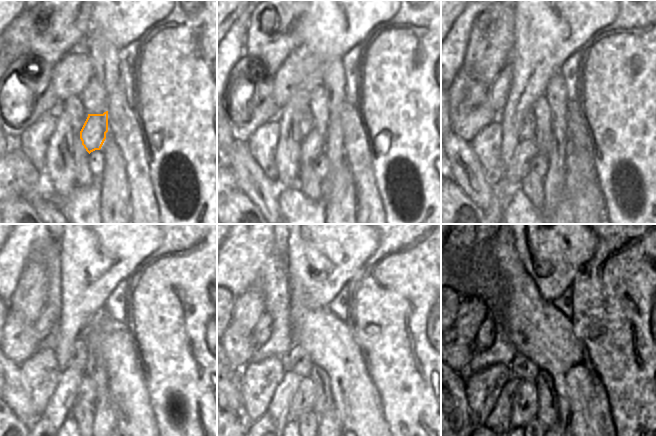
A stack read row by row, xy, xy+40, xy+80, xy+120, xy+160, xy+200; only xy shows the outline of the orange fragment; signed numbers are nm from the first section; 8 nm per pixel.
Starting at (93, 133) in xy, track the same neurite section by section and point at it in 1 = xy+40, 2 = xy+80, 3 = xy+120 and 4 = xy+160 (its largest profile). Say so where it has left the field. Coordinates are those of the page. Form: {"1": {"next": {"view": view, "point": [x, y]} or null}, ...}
{"1": {"next": {"view": "xy+40", "point": [314, 143]}}, "2": {"next": {"view": "xy+80", "point": [518, 166]}}, "3": {"next": {"view": "xy+120", "point": [60, 404]}}, "4": {"next": {"view": "xy+160", "point": [270, 427]}}}

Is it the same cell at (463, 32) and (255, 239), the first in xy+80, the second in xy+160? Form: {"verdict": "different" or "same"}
{"verdict": "different"}

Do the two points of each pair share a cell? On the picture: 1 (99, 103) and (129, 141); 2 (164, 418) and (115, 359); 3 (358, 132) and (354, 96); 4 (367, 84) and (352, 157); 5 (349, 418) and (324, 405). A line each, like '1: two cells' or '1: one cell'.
1: two cells
2: two cells
3: two cells
4: two cells
5: two cells

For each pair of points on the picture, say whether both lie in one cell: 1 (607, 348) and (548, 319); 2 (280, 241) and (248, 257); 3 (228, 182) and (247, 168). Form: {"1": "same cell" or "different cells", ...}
{"1": "different cells", "2": "same cell", "3": "different cells"}

